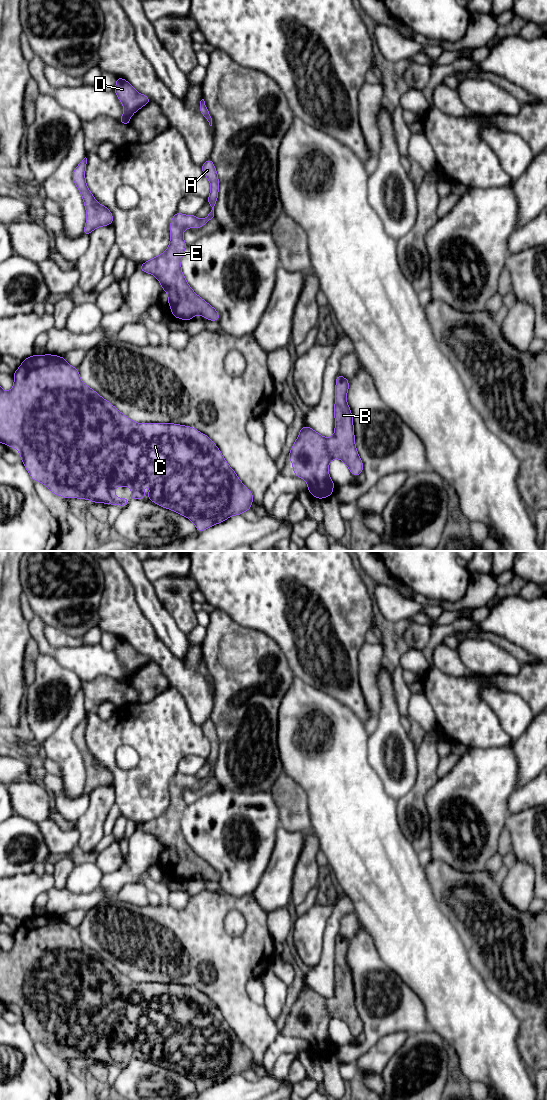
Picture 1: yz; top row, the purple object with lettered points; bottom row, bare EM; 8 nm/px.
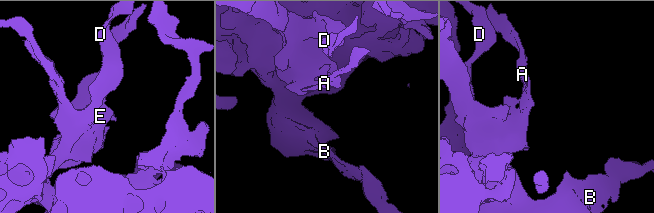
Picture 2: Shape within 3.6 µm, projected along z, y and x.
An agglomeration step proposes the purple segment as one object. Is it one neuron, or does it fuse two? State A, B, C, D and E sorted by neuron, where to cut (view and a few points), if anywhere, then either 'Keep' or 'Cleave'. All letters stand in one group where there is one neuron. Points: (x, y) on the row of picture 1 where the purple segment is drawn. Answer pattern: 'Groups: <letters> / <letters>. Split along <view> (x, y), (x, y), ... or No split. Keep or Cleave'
Groups: A B C D E. No split. Keep

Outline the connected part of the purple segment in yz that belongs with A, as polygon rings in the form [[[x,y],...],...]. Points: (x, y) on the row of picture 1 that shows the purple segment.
[[[209,158],[201,169],[208,178],[211,191],[207,198],[212,209],[204,219],[195,215],[183,215],[177,212],[170,222],[170,244],[161,255],[140,265],[143,272],[154,275],[160,282],[161,288],[168,293],[168,304],[173,317],[191,320],[194,315],[202,315],[211,321],[219,321],[219,314],[215,308],[200,298],[188,285],[182,270],[181,259],[186,248],[183,239],[185,228],[200,228],[215,218],[215,204],[218,198],[219,180],[216,168]]]

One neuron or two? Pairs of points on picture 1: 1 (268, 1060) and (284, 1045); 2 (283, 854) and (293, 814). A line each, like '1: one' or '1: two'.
1: one
2: two

